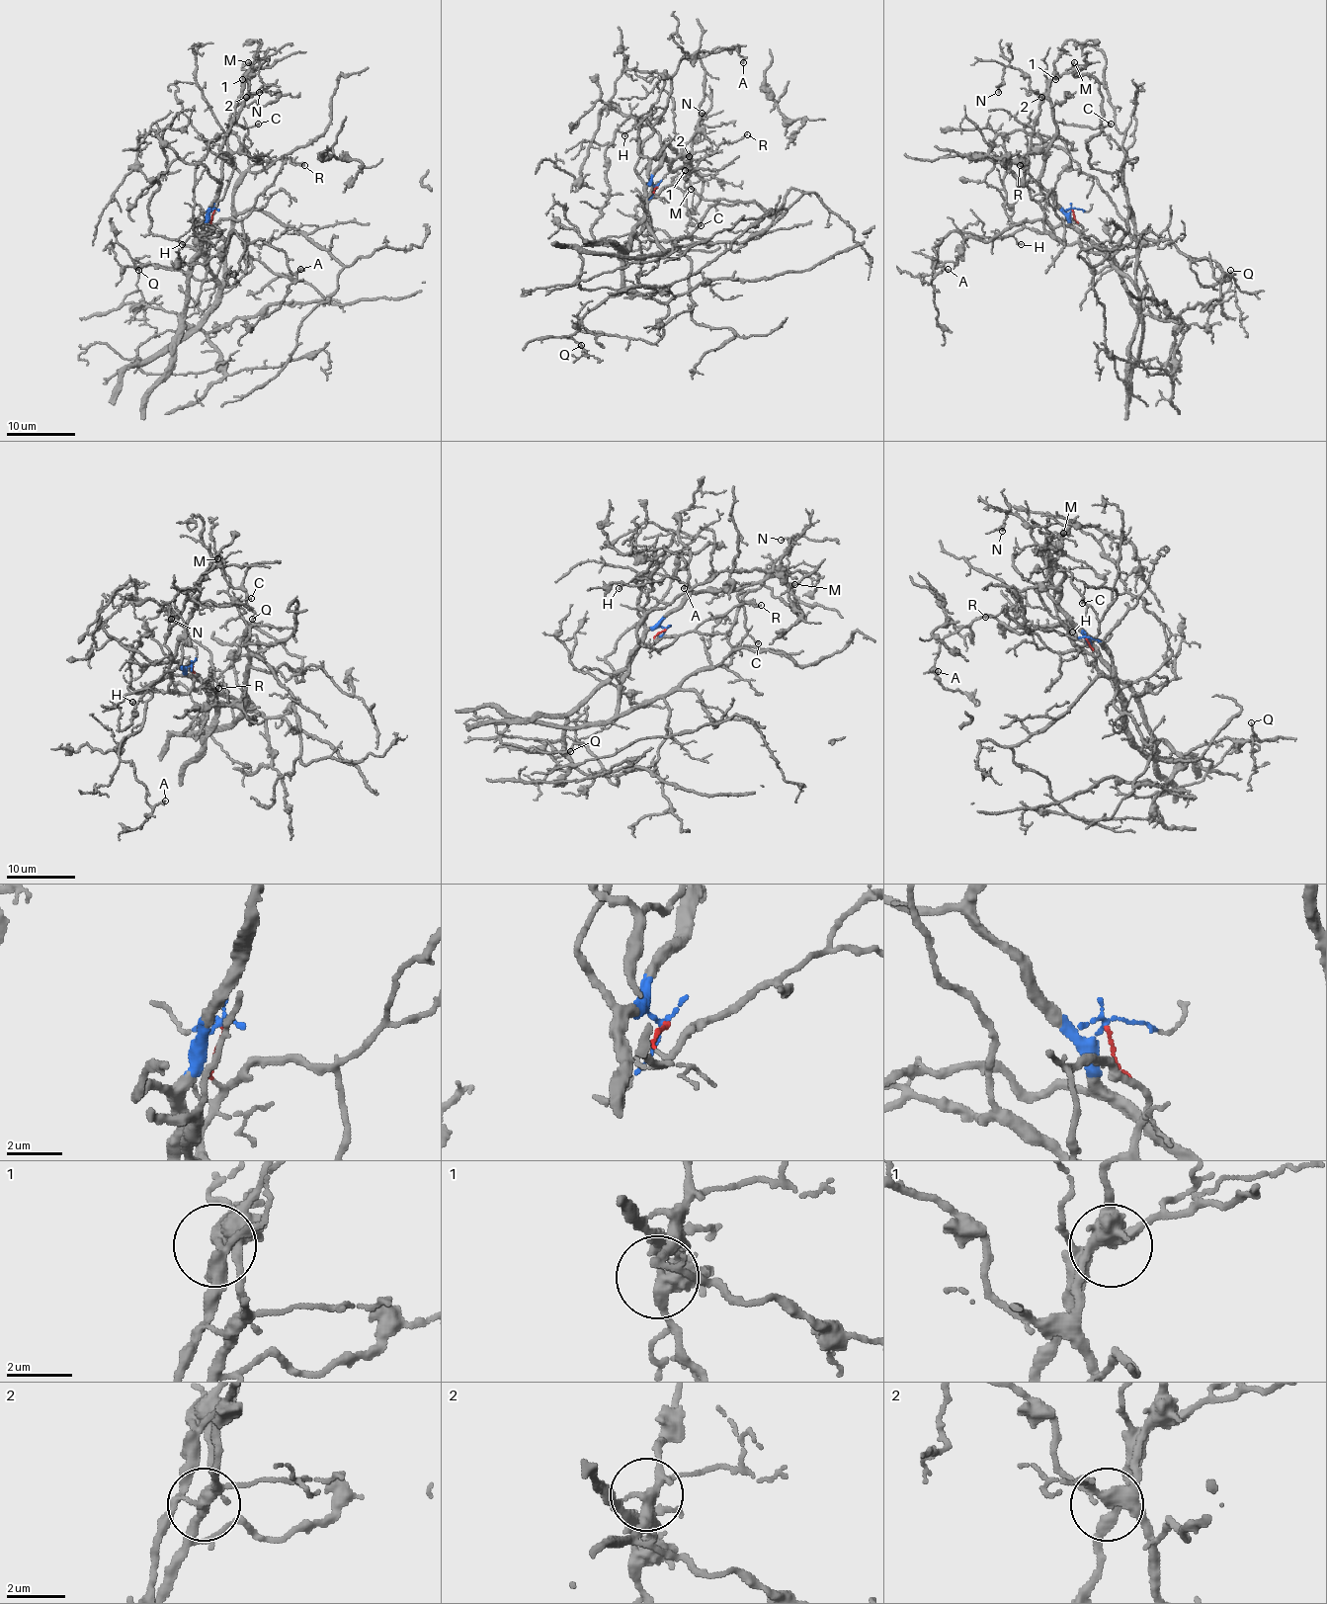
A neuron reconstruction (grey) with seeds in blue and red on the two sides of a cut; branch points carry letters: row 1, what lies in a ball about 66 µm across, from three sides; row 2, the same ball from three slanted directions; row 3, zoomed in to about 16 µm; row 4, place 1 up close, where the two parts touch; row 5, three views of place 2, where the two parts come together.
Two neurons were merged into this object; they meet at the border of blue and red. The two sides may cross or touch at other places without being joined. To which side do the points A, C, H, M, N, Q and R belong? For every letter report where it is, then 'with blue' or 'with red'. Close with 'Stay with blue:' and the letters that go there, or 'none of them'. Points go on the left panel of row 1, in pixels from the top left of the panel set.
A: place (300, 269); with blue
C: place (258, 124); with blue
H: place (182, 244); with red
M: place (248, 62); with red
N: place (259, 92); with blue
Q: place (138, 270); with blue
R: place (304, 165); with red
Stay with blue: A, C, N, Q

